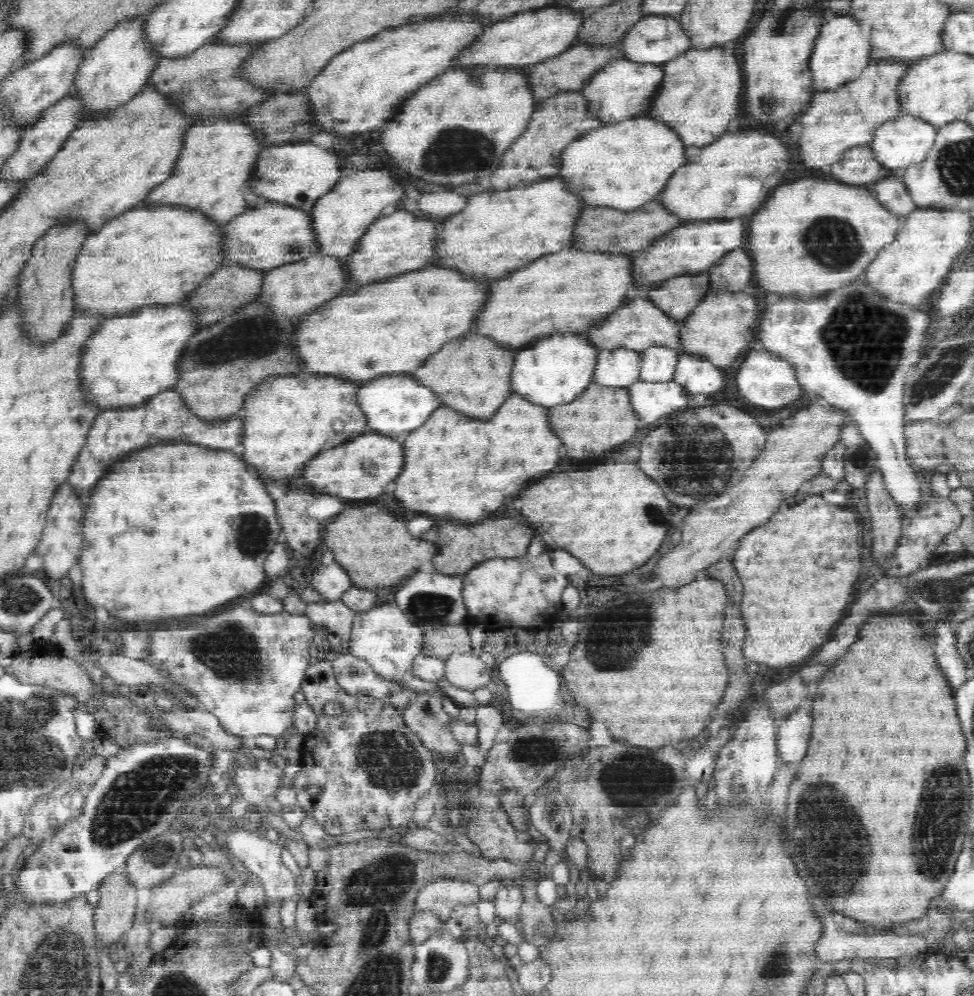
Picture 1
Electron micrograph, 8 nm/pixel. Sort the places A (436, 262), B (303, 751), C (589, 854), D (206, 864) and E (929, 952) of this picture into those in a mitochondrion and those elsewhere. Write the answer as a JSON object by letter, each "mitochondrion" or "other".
{"A":"other","B":"other","C":"other","D":"other","E":"other"}

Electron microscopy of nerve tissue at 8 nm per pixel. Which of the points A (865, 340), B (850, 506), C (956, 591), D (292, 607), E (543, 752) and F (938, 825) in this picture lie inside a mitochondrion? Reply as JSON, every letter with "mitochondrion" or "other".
{"A":"mitochondrion","B":"other","C":"mitochondrion","D":"other","E":"mitochondrion","F":"mitochondrion"}

